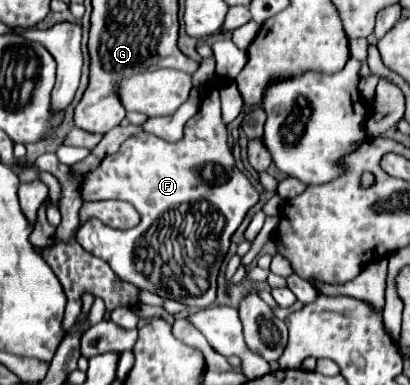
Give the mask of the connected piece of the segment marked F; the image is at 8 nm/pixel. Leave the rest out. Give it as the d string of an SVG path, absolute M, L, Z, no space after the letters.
M217 87L211 89L211 91L207 91L203 95L199 111L185 123L185 137L183 137L183 141L179 141L179 143L167 143L167 141L163 141L163 139L159 139L155 135L139 133L139 135L129 137L115 155L105 157L95 171L89 171L87 179L83 179L83 201L101 201L101 199L121 199L121 201L131 203L135 207L135 211L141 215L141 221L139 221L139 225L135 225L131 229L113 229L113 227L107 227L105 223L101 223L97 219L89 219L77 231L77 241L81 243L81 247L85 251L89 251L91 255L97 255L101 259L105 259L119 279L123 279L127 283L133 283L139 289L151 291L151 293L155 293L155 295L159 295L163 299L175 299L175 301L179 301L179 303L183 303L187 307L199 307L199 309L203 309L203 307L213 305L215 291L217 291L217 275L219 275L219 267L221 267L221 263L223 263L223 259L227 255L227 249L229 249L229 237L237 231L237 227L241 225L245 213L259 201L259 193L249 183L249 179L235 167L235 159L231 155L231 149L227 147L227 125L221 119L221 101L219 101Z

